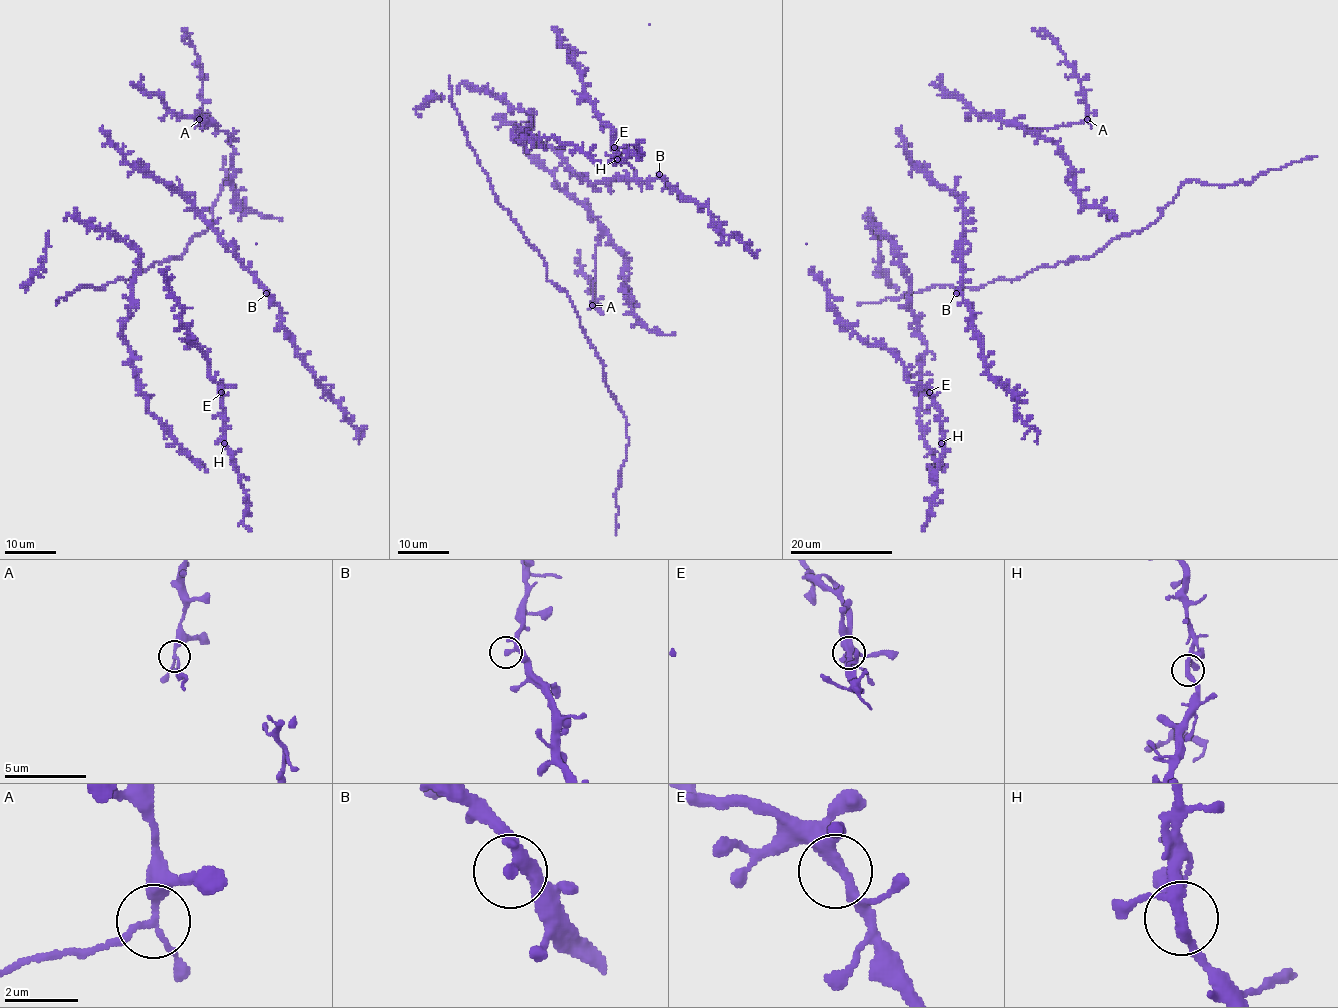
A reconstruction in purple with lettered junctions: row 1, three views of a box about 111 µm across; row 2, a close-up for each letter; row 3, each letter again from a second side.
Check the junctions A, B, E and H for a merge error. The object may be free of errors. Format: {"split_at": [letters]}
{"split_at": ["A"]}

